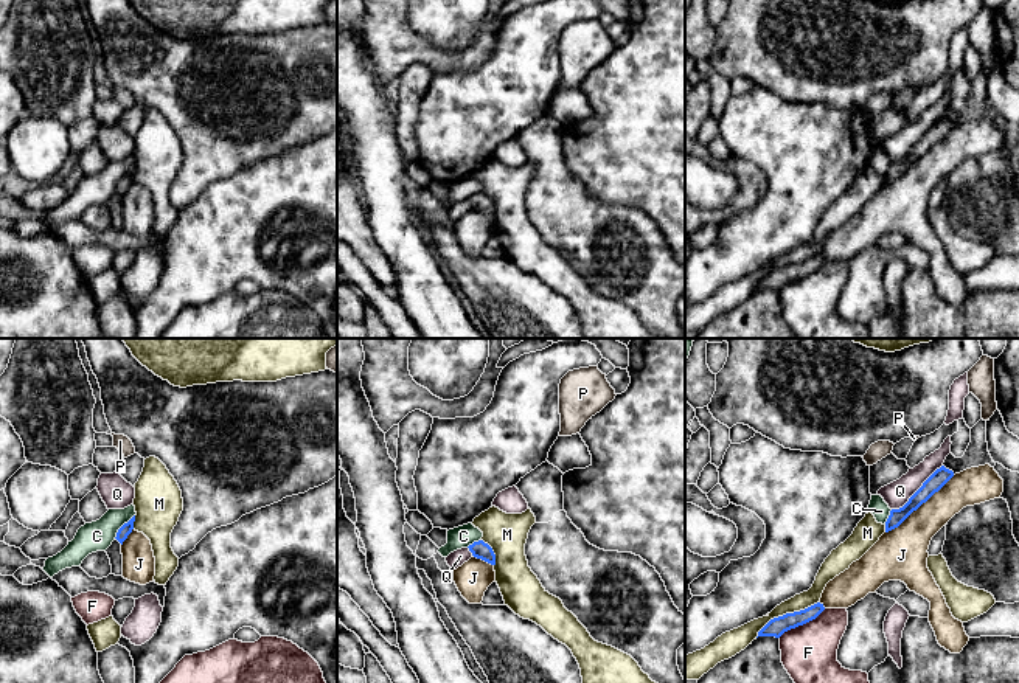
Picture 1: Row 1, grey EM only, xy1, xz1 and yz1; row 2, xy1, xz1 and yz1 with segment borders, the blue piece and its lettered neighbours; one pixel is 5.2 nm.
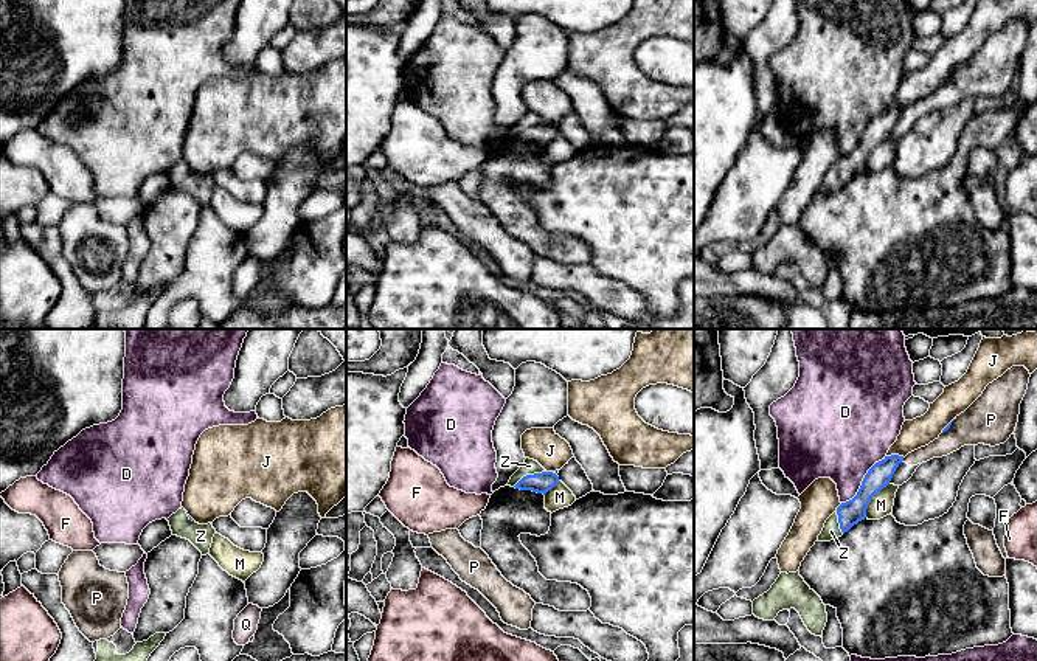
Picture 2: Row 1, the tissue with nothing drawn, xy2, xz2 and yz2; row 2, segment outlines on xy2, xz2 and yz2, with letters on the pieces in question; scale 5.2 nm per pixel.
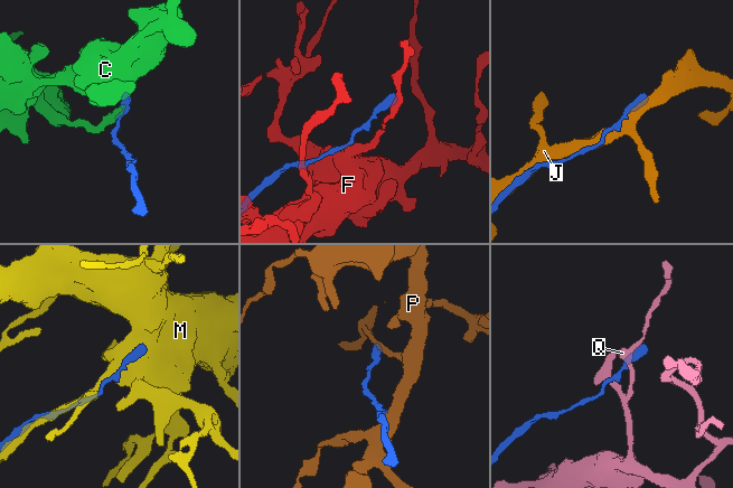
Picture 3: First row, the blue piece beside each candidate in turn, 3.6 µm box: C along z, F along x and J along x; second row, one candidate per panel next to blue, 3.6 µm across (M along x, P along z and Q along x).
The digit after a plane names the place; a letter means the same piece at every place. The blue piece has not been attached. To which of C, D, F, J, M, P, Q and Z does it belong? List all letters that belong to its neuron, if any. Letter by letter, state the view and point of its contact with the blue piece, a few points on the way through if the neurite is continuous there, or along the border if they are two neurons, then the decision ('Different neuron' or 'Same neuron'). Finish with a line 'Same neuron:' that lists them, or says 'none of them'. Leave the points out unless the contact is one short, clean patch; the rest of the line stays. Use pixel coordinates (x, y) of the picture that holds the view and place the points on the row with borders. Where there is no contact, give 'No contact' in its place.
C: Touches blue at xy1 (121, 526). Boundary: xy1 (134, 514), (114, 537). Different neuron
D: Touches blue at yz2 (862, 481). Different neuron
F: Touches blue at yz1 (802, 624). Boundary: yz1 (825, 609), (814, 618), (785, 630), (779, 637). Different neuron
J: Touches blue at yz1 (920, 505). Different neuron
M: Touches blue at yz1 (786, 613). Different neuron
P: Touches blue at yz2 (949, 427). Different neuron
Q: Touches blue at yz1 (917, 491). Boundary: yz1 (942, 464), (901, 506), (892, 509). Different neuron
Z: Touches blue at xz2 (528, 475). Path across: xz2 (541, 483), (528, 475), (530, 466). Same neuron
Same neuron: Z

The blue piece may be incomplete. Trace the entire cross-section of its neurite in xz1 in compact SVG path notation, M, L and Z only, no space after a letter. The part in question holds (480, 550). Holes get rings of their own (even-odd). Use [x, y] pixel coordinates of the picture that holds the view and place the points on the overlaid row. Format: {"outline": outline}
{"outline": "M483 540L474 542L468 546L474 557L482 559L491 565L496 565L496 554L492 548Z"}

